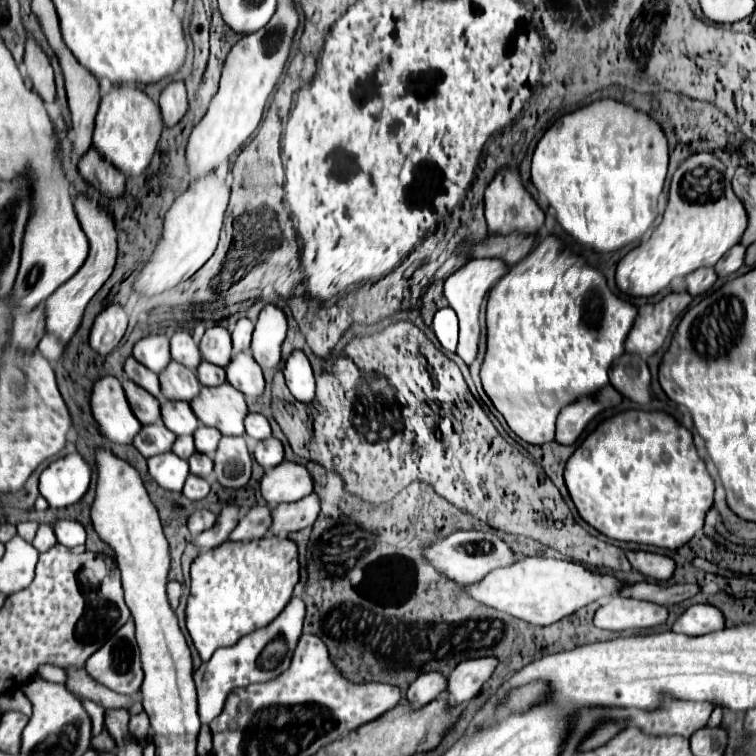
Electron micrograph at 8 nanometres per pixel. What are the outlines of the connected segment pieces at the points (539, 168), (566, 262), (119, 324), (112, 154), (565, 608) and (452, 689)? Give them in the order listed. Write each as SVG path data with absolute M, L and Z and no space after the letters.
M600 99L600 101L594 101L586 107L580 107L572 113L566 113L562 115L544 135L542 139L538 141L536 149L534 149L534 155L531 160L531 181L536 185L536 189L540 193L546 195L550 207L556 209L556 219L558 223L564 227L566 233L570 233L580 245L588 247L588 249L594 249L594 251L618 251L622 247L626 247L628 243L632 241L638 241L646 231L648 227L654 223L656 219L656 203L658 203L658 195L662 193L662 187L664 187L664 179L666 179L666 169L668 169L668 139L662 131L662 127L644 111L638 111L622 101L614 101L614 99Z
M548 235L540 241L540 245L530 253L526 255L520 263L516 263L514 267L510 267L510 271L490 289L488 293L488 303L486 303L486 357L484 357L484 363L482 363L482 369L480 369L480 379L482 379L482 387L484 387L484 393L490 397L490 401L494 403L494 407L502 413L502 417L506 419L508 427L524 441L532 443L532 445L544 445L548 441L554 441L554 423L556 423L556 417L560 413L560 409L564 405L568 405L570 401L582 397L582 395L592 395L596 393L600 387L608 385L608 369L612 365L614 359L618 359L622 353L624 353L624 341L626 341L626 335L628 331L632 329L632 323L636 319L636 307L628 301L622 301L618 299L606 285L606 277L602 275L602 271L590 267L588 263L582 261L580 255L568 251L562 241L554 235Z
M114 303L102 309L92 325L90 331L90 347L100 355L108 355L124 337L128 327L128 315L122 305Z
M112 85L112 89L102 97L92 145L126 175L140 175L148 167L162 131L164 121L160 107L148 97L148 93L136 85Z
M524 557L510 567L496 569L488 573L480 583L468 585L466 591L484 605L492 605L494 609L524 619L534 625L552 625L558 619L572 615L584 605L594 601L606 601L620 593L624 587L614 575L596 573L586 569L580 563L564 561L564 559L546 559L546 557Z
M482 657L482 659L466 659L458 663L458 667L448 677L448 703L450 707L458 707L464 701L470 701L476 697L482 689L482 683L490 679L498 665L498 659L494 657Z

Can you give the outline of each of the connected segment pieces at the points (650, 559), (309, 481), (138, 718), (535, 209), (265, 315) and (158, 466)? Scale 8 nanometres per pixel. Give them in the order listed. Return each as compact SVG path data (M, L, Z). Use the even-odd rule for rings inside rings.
M626 551L626 557L634 569L654 579L666 581L674 573L674 561L666 555L658 555L650 551Z
M282 461L274 469L268 469L260 481L262 497L268 505L292 503L314 491L314 479L304 465Z
M142 711L142 713L138 713L138 715L134 715L134 717L130 719L130 731L132 731L134 737L144 739L146 733L148 733L148 729L150 729L150 723L148 723L146 711Z
M502 167L494 175L490 185L486 187L484 203L486 203L486 221L488 221L488 231L490 233L508 235L512 231L522 231L522 233L530 235L530 233L536 233L544 225L544 211L538 207L538 203L526 191L518 169Z
M268 303L260 311L254 337L252 337L252 355L262 369L272 369L280 363L280 347L286 339L288 321L280 307Z
M172 451L160 453L148 459L148 469L152 479L170 491L182 491L182 485L188 477L188 461L180 459Z

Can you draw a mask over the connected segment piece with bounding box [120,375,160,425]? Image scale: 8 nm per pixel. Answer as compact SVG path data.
M126 375L120 379L126 399L130 403L130 409L134 413L134 417L142 423L142 425L150 425L154 421L160 419L160 403L158 399L154 399L150 393L146 393L146 389L134 385Z

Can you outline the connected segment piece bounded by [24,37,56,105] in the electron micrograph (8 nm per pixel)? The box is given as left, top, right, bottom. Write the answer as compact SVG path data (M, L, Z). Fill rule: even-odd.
M28 37L28 43L26 43L24 63L26 63L28 73L32 77L34 91L38 91L38 95L44 99L46 105L54 105L56 103L54 73L52 73L48 57L44 55L44 51L36 45L36 41L32 37Z

